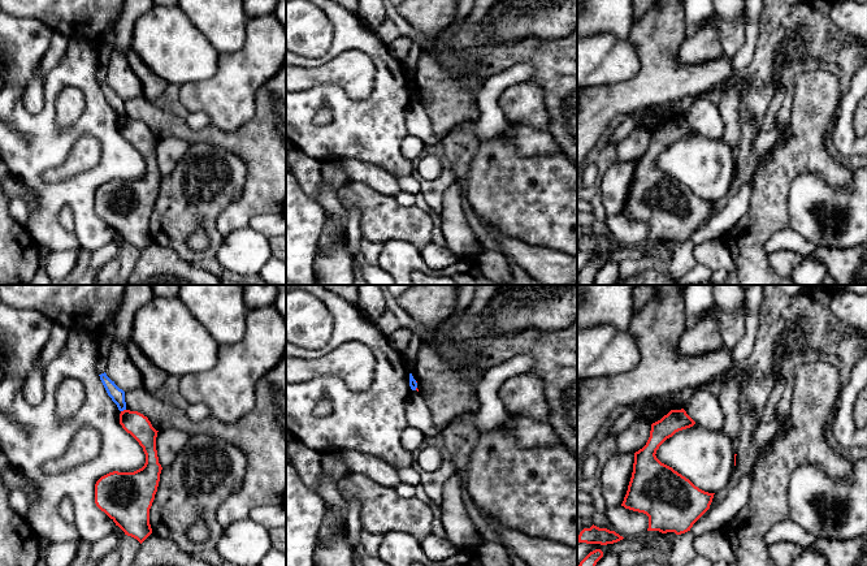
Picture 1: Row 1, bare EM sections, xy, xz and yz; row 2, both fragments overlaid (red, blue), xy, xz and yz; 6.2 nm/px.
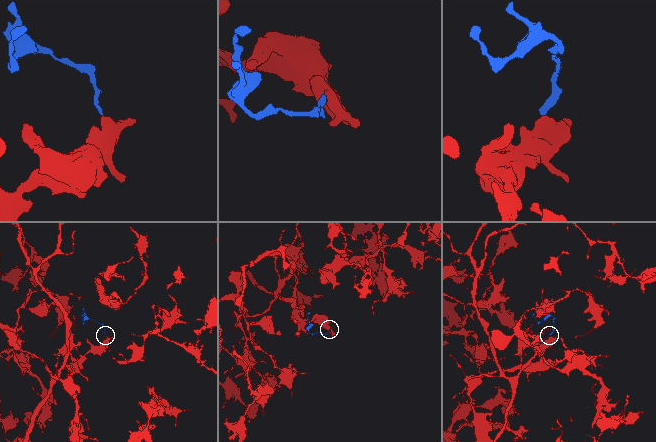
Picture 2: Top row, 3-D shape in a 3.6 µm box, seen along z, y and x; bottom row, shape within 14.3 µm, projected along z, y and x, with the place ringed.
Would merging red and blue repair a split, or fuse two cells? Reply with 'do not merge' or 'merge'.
do not merge

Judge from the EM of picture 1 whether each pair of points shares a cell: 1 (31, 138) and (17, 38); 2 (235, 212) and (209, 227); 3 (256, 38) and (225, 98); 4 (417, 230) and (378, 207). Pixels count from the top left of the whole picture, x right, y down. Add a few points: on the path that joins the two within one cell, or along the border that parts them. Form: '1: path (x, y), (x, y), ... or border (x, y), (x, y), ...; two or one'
1: path (13, 113), (13, 63); one
2: border (237, 199), (217, 219), (217, 230), (222, 236); two
3: path (256, 52), (256, 60), (234, 83); one
4: path (408, 224), (393, 221), (388, 216); one

